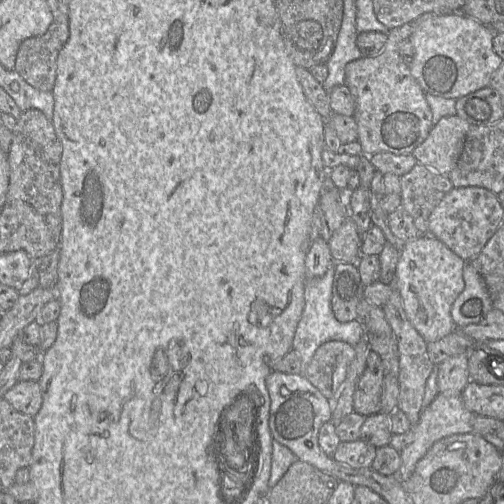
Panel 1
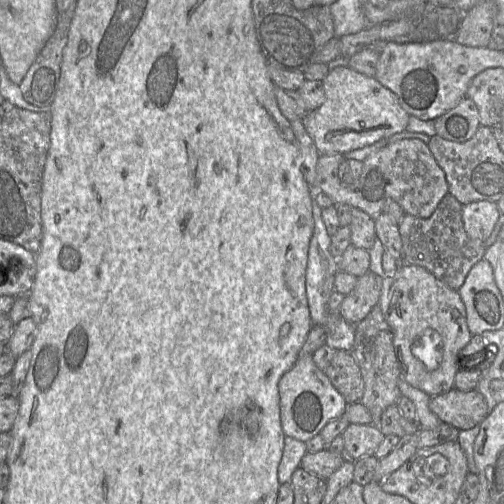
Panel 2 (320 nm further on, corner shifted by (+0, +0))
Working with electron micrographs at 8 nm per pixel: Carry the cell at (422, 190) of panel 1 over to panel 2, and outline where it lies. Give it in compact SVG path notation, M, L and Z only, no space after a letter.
M450 193L438 204L434 213L426 219L405 214L399 223L405 264L425 268L452 290L458 291L470 269L484 257L484 242L472 239L466 233L462 221L463 205Z

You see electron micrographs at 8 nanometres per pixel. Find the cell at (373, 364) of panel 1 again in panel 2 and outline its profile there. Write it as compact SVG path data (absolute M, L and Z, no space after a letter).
M337 350L323 372L348 405L360 403L364 394L364 382L352 352Z

